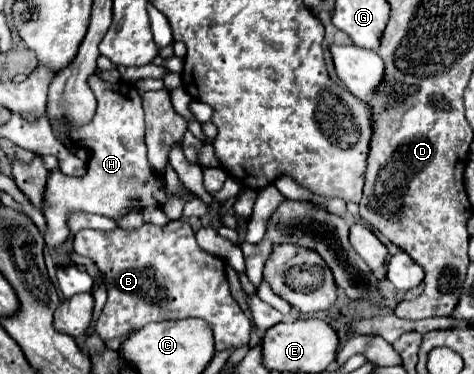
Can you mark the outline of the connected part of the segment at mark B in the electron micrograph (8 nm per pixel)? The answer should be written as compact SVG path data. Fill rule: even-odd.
M173 220L163 228L153 226L153 224L143 224L137 230L115 228L113 232L81 230L73 236L73 250L79 256L91 258L103 274L103 282L107 288L107 302L95 324L95 330L103 340L121 338L129 334L131 330L143 328L145 322L201 318L201 320L207 320L207 324L213 330L215 352L223 352L229 348L241 348L249 344L251 322L229 292L229 282L225 276L225 262L197 246L195 234L187 222Z

